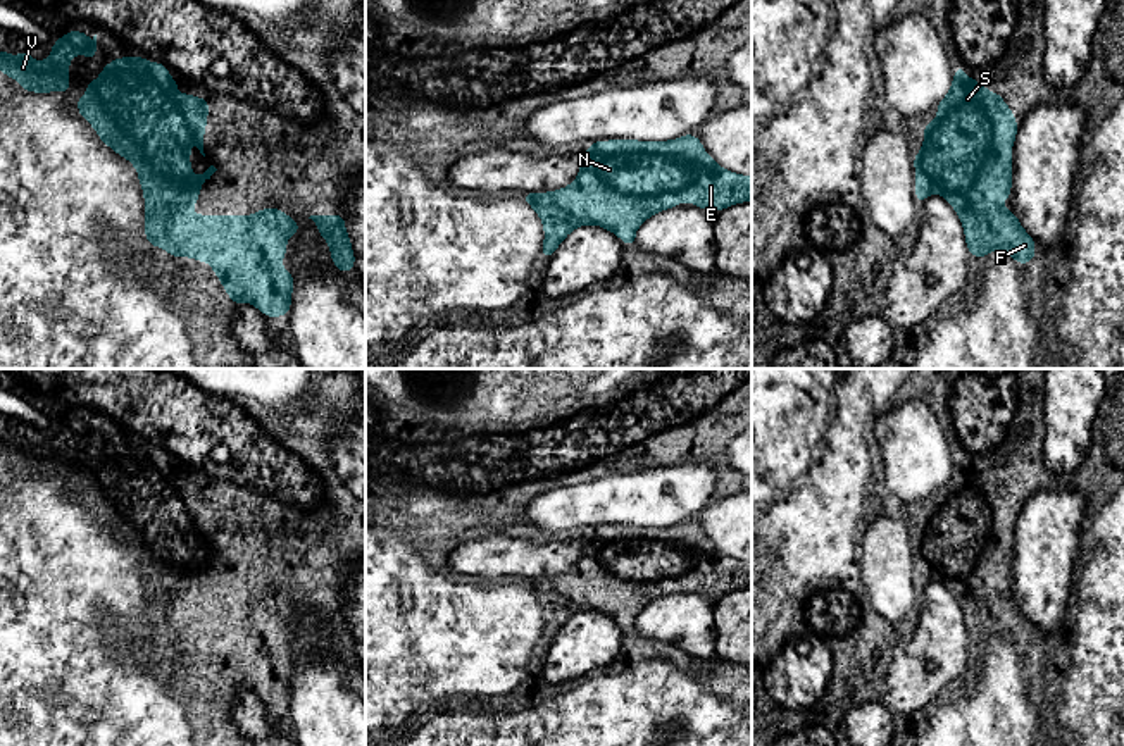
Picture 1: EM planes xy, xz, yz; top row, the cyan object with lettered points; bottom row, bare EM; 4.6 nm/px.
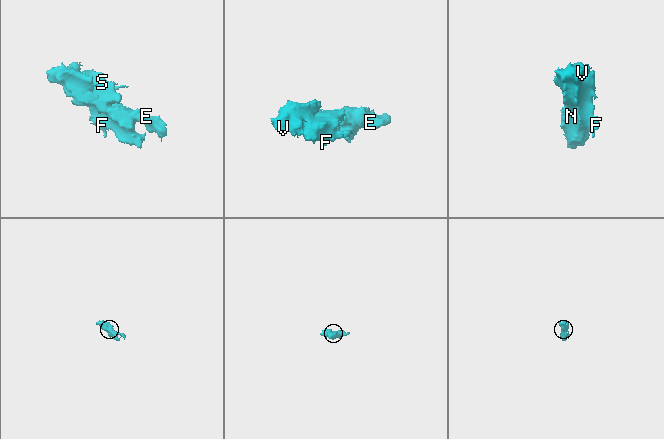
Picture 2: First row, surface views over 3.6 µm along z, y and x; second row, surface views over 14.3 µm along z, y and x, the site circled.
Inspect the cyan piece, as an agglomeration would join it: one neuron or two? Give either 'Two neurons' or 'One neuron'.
One neuron

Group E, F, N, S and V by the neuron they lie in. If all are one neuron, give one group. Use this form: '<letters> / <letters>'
E F N S V

